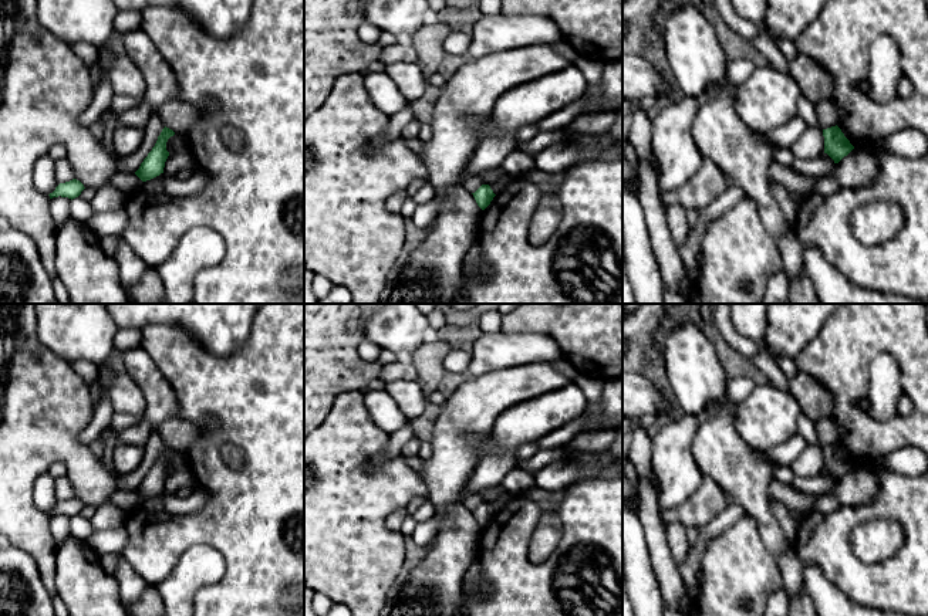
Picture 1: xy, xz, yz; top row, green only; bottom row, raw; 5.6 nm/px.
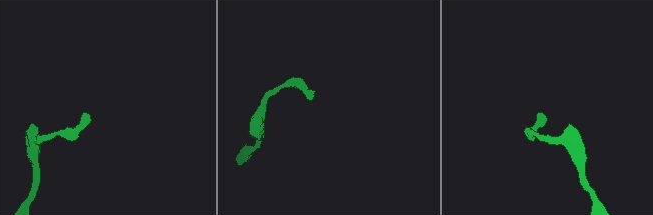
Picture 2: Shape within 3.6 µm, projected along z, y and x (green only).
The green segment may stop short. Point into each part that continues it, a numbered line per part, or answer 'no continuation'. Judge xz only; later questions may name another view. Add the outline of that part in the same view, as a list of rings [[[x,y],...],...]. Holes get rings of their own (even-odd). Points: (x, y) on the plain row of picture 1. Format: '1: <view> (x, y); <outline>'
no continuation

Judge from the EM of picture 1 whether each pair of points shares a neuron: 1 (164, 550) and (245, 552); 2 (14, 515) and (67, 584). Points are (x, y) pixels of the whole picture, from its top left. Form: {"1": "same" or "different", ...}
{"1": "same", "2": "different"}

